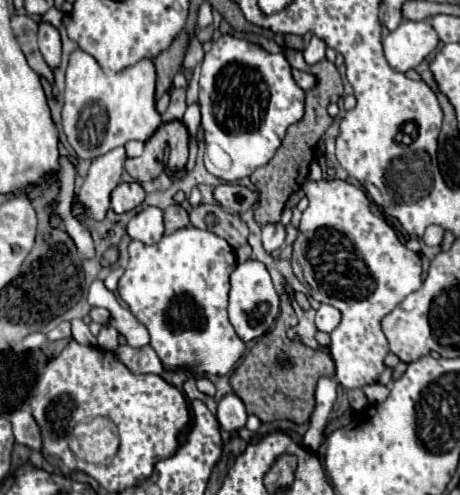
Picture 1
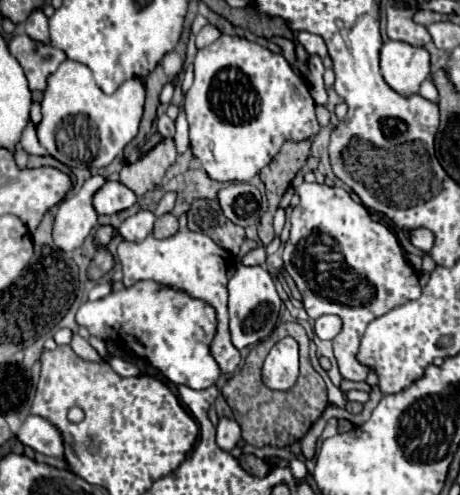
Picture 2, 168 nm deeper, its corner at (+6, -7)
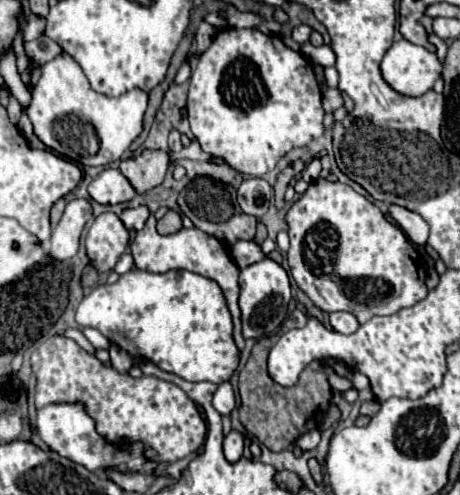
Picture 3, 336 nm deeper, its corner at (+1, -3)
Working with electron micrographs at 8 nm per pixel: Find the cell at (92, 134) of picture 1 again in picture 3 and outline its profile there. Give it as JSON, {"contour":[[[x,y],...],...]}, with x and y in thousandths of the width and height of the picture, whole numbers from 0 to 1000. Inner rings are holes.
{"contour":[[[130,109],[96,129],[91,154],[70,182],[61,234],[74,251],[74,271],[109,303],[165,331],[230,335],[261,323],[278,295],[304,275],[317,210],[322,190],[304,178],[257,198],[204,186],[170,125],[152,109]]]}

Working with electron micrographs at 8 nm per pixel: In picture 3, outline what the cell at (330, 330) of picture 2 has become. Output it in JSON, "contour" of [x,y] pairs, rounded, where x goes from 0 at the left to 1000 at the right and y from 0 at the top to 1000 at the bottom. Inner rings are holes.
{"contour":[[[722,630],[717,634],[717,659],[739,675],[765,675],[778,667],[778,646],[761,630]]]}

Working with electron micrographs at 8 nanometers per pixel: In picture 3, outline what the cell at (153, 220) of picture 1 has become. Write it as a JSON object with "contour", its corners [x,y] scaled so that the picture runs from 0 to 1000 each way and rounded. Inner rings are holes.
{"contour":[[[300,416],[300,420],[278,420],[261,432],[261,444],[270,448],[270,457],[283,465],[283,469],[300,469],[313,461],[317,444],[326,436],[326,424],[317,416]]]}

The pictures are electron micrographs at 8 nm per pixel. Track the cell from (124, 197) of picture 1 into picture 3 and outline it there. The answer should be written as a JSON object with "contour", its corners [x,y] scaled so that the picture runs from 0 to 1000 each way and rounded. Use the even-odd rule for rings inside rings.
{"contour":[[[239,339],[200,364],[200,372],[191,376],[191,392],[213,412],[261,412],[283,408],[296,396],[296,384],[261,343]]]}

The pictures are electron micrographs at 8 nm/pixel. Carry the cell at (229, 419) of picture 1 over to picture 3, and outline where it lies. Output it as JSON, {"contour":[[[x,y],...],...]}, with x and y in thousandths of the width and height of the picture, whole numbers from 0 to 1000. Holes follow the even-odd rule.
{"contour":[[[500,869],[500,877],[491,877],[487,885],[487,921],[496,933],[513,933],[522,929],[530,909],[530,881],[517,869]]]}

